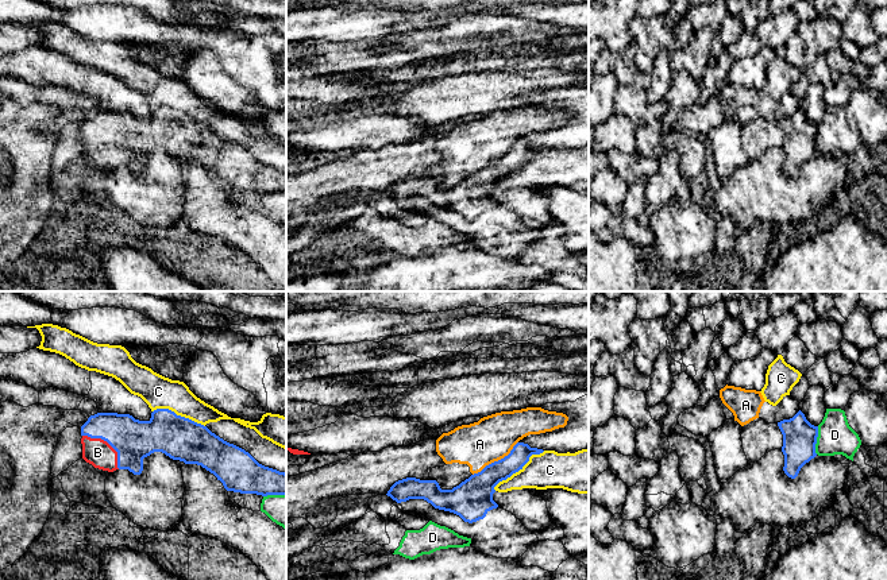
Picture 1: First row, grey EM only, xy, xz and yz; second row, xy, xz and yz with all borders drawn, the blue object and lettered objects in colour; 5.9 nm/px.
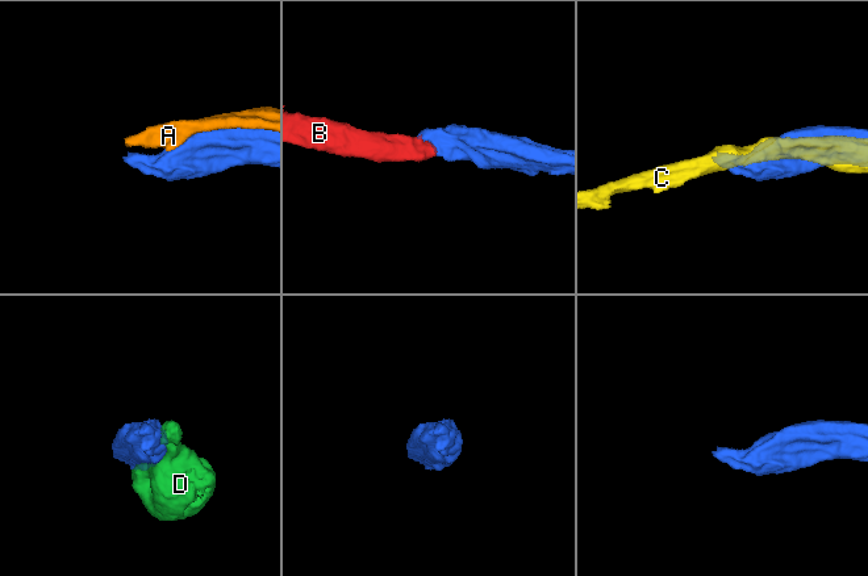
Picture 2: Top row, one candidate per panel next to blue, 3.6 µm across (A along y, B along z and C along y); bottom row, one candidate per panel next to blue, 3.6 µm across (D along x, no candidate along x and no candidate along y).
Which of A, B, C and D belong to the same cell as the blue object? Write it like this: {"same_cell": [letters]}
{"same_cell": ["B"]}

